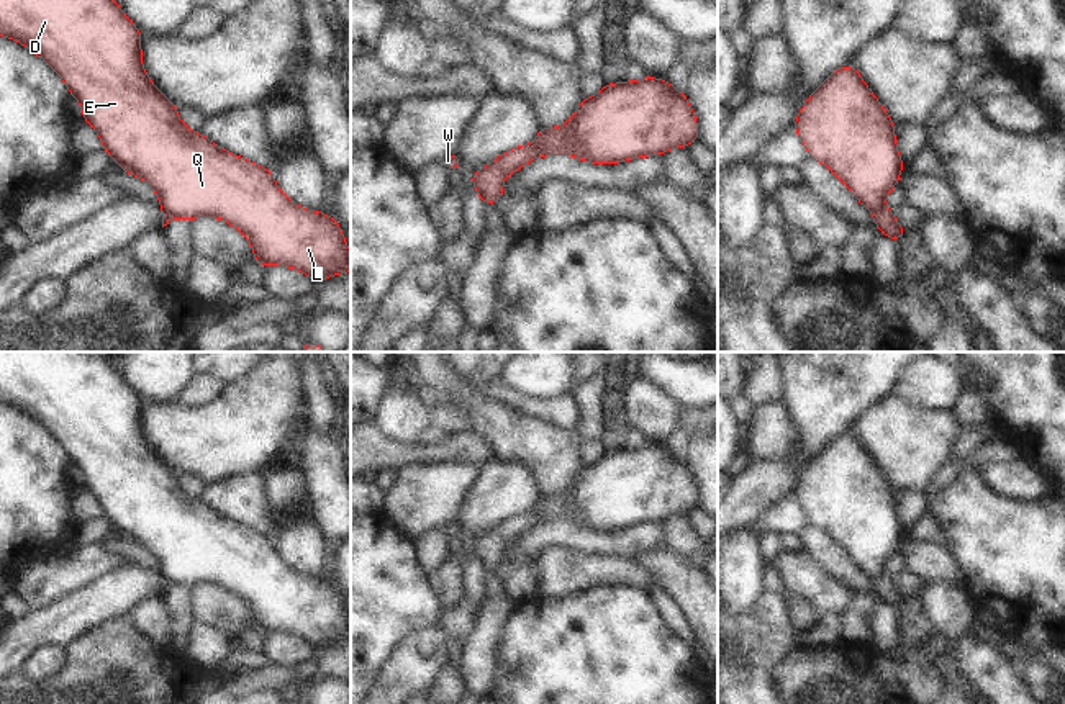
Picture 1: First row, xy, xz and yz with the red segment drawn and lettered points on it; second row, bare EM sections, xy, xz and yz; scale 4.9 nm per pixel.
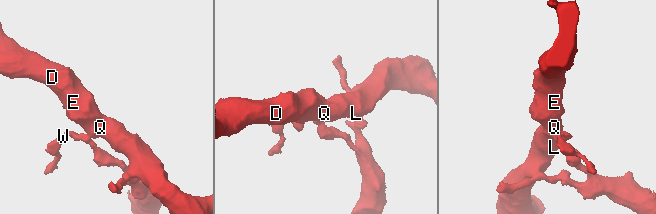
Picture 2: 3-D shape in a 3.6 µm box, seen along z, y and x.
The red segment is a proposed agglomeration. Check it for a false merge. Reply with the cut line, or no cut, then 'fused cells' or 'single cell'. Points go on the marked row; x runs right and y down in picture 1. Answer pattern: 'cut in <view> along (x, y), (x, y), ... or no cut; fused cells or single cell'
cut in xz along (533, 143), (539, 154); fused cells

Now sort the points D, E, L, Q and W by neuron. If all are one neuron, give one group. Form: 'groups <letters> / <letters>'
groups D E L Q / W

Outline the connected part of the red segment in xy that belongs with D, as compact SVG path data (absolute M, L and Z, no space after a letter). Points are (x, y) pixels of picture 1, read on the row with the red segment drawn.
M0 0L0 36L8 36L43 57L82 105L84 120L98 133L103 149L128 174L146 180L170 218L215 216L244 234L261 265L287 265L305 272L315 283L351 270L351 252L342 229L321 211L308 211L288 200L270 170L238 157L202 133L190 131L177 116L177 106L151 82L141 61L141 33L113 0Z

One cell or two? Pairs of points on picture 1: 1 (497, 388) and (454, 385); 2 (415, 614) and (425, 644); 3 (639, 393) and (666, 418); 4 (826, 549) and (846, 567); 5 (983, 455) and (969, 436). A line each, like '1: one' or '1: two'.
1: two
2: two
3: one
4: one
5: two

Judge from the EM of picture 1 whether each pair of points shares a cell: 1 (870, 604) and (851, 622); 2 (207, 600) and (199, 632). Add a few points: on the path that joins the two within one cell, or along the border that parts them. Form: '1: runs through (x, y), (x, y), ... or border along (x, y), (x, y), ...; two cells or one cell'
1: runs through (865, 608), (856, 618); one cell
2: border along (194, 619), (217, 627), (231, 639); two cells

